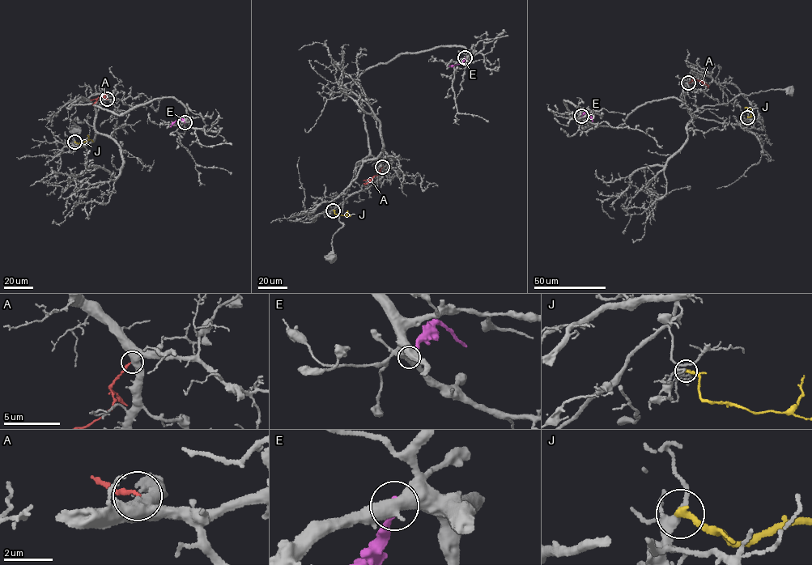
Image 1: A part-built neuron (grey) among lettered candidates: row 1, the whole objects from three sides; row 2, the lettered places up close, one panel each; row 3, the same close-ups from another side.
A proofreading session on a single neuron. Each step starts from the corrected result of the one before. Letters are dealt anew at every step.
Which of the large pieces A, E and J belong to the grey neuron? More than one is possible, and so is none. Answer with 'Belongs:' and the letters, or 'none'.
Belongs: none

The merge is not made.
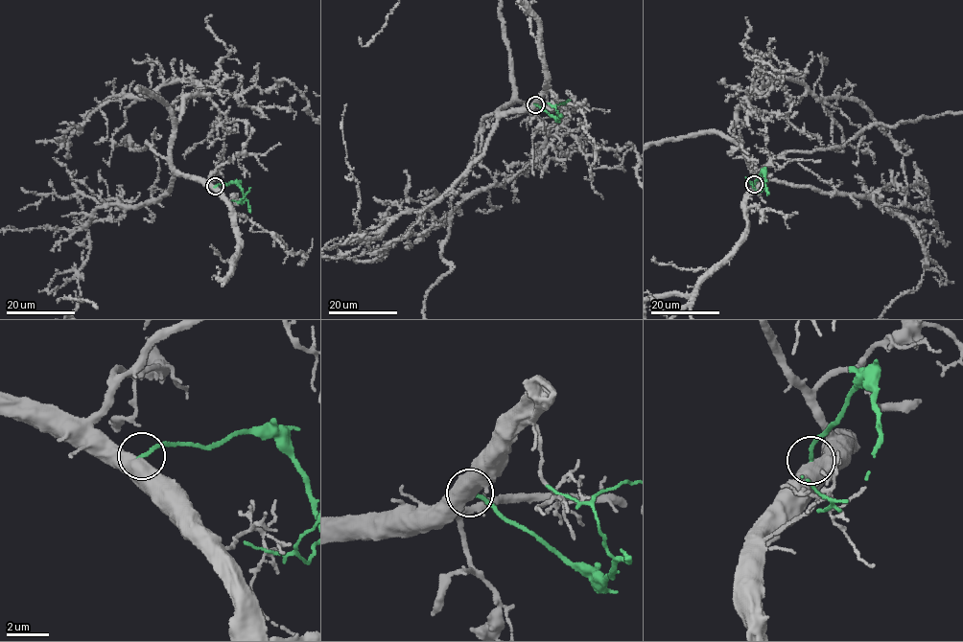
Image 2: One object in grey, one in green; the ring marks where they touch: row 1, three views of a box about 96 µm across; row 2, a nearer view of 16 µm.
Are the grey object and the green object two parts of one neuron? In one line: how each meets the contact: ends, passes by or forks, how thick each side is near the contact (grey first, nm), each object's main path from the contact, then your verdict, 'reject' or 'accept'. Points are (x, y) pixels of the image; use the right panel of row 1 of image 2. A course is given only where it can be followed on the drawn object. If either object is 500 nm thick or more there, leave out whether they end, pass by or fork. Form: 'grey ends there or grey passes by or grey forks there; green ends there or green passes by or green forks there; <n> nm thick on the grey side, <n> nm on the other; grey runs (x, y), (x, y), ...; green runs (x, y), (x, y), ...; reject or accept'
750 nm thick on the grey side, 170 nm on the other; green runs (754, 184), (763, 171), (765, 177), (761, 191), (756, 191), (746, 177); reject

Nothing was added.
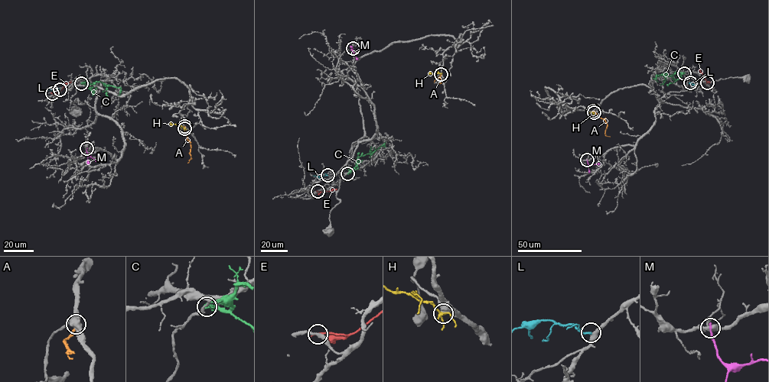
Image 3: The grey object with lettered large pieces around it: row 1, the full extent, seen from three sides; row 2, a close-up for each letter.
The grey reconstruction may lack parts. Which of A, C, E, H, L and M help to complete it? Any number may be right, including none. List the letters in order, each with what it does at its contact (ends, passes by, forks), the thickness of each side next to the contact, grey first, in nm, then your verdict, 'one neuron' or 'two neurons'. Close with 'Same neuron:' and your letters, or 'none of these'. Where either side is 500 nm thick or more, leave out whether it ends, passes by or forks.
A: 550 nm thick on the grey side, 280 nm on the other; two neurons
C: it ends there; 260 nm thick on the grey side, 360 nm on the other; two neurons
E: it ends there; 320 nm thick on the grey side, 240 nm on the other; two neurons
H: 500 nm thick on the grey side, 200 nm on the other; two neurons
L: it ends there; 400 nm thick on the grey side, 220 nm on the other; one neuron
M: it ends there; 400 nm thick on the grey side, 280 nm on the other; two neurons
Same neuron: L

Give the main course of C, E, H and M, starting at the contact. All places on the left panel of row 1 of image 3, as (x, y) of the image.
C: (80, 83), (84, 83), (86, 79), (90, 84), (100, 81), (120, 87), (117, 95)
E: (52, 93), (58, 92), (70, 80)
H: (184, 127), (170, 122)
M: (86, 148), (88, 154), (97, 160)

